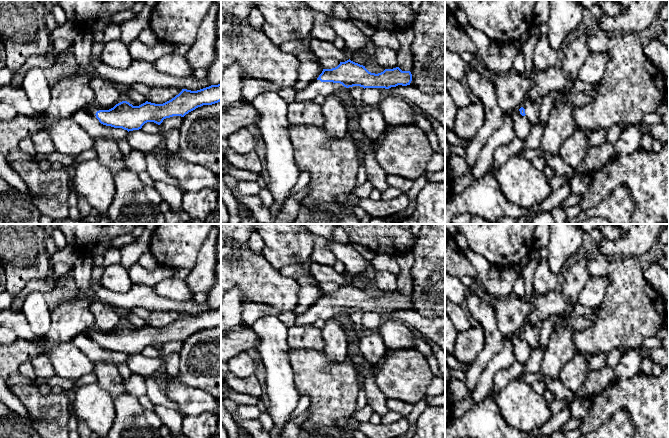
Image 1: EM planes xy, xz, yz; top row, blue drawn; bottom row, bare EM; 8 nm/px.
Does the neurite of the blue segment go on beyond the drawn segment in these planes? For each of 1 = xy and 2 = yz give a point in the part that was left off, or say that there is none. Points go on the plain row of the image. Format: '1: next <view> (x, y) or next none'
1: next xy (92, 331)
2: next yz (532, 332)

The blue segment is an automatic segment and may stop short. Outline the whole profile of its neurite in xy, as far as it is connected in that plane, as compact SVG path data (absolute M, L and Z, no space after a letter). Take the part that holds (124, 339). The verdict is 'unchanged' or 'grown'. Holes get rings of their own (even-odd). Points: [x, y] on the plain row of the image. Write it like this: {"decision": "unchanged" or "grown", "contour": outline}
{"decision": "grown", "contour": "M221 307L197 315L182 313L178 319L163 328L146 325L139 330L133 330L127 325L122 325L113 332L106 333L93 325L83 332L95 340L101 348L122 352L129 356L141 353L147 346L160 349L166 342L184 341L198 331L212 329L220 325Z"}

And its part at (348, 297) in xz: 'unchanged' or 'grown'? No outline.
grown

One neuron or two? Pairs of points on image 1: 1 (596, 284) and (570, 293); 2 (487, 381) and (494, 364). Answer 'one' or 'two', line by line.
1: two
2: one

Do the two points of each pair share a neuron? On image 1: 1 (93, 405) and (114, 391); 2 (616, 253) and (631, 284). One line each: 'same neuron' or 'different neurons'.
1: different neurons
2: different neurons

